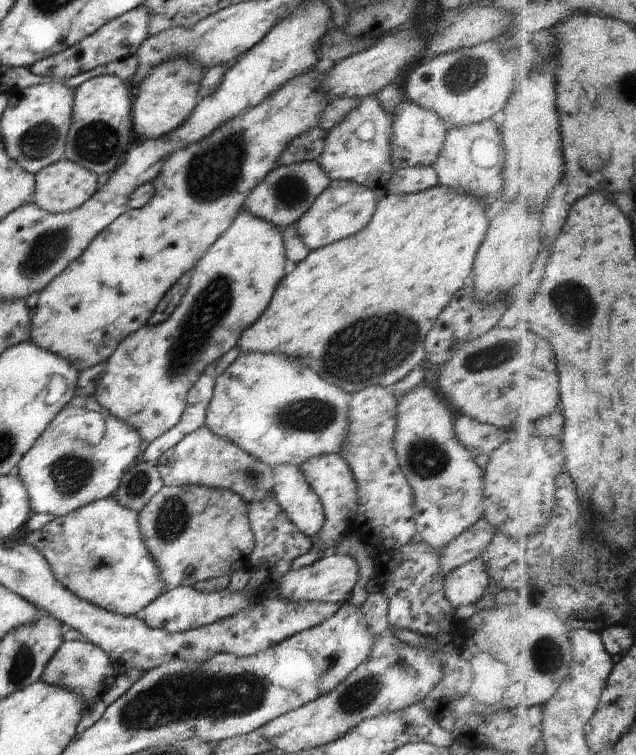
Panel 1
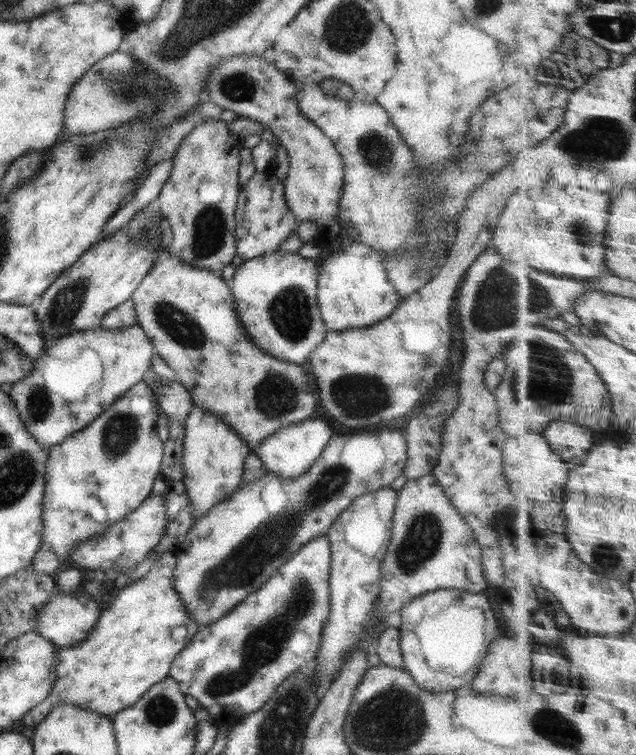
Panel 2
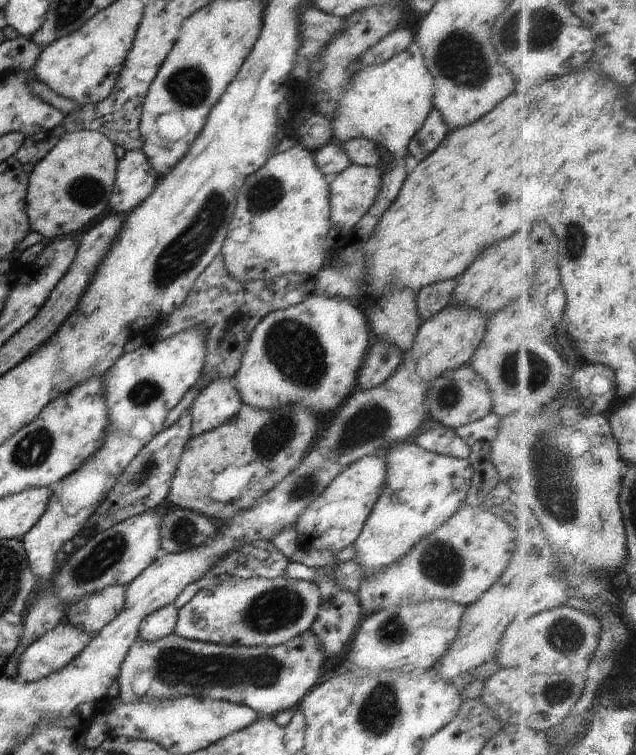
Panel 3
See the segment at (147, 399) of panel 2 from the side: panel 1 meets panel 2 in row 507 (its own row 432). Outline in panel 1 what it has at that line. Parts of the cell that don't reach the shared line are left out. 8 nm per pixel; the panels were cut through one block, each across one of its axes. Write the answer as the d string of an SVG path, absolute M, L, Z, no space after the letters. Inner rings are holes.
M90 396L74 397L73 400L48 424L48 428L36 440L32 449L20 460L15 473L28 490L32 513L53 514L64 517L81 507L114 496L124 472L142 458L140 446L143 438L136 428L117 420ZM88 412L100 414L104 420L104 434L101 442L94 442L94 420L88 420Z

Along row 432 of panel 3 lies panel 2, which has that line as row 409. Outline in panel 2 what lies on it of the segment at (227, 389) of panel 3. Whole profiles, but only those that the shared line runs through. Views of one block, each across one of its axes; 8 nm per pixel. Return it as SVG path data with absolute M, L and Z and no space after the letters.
M193 405L185 422L182 455L184 476L181 480L192 503L194 522L204 517L220 501L230 497L236 488L243 484L243 466L245 458L250 453L251 449L247 442L242 440L227 422L213 412Z

